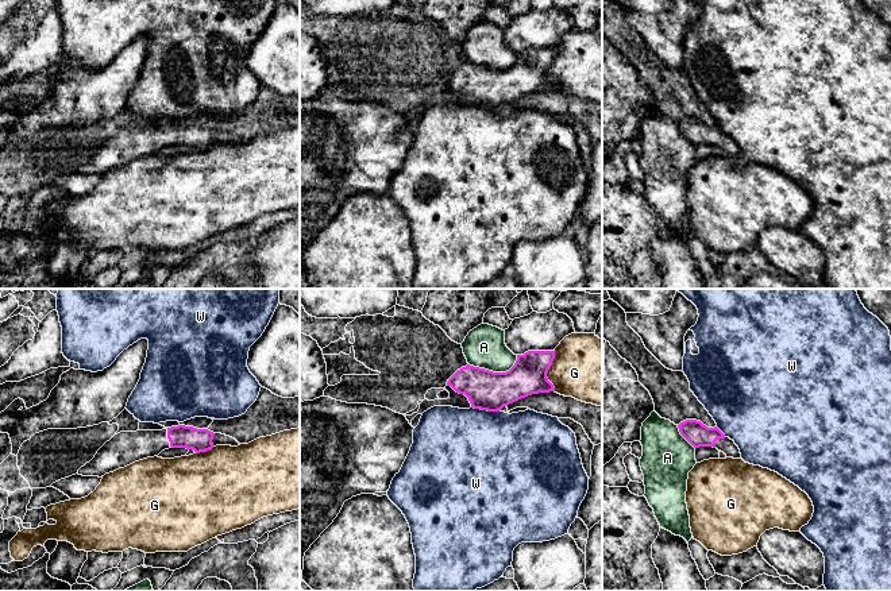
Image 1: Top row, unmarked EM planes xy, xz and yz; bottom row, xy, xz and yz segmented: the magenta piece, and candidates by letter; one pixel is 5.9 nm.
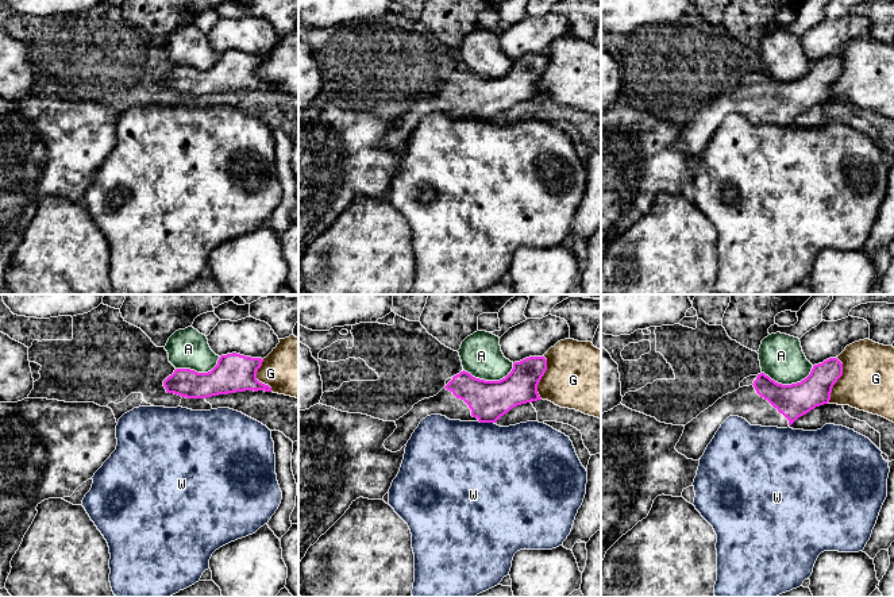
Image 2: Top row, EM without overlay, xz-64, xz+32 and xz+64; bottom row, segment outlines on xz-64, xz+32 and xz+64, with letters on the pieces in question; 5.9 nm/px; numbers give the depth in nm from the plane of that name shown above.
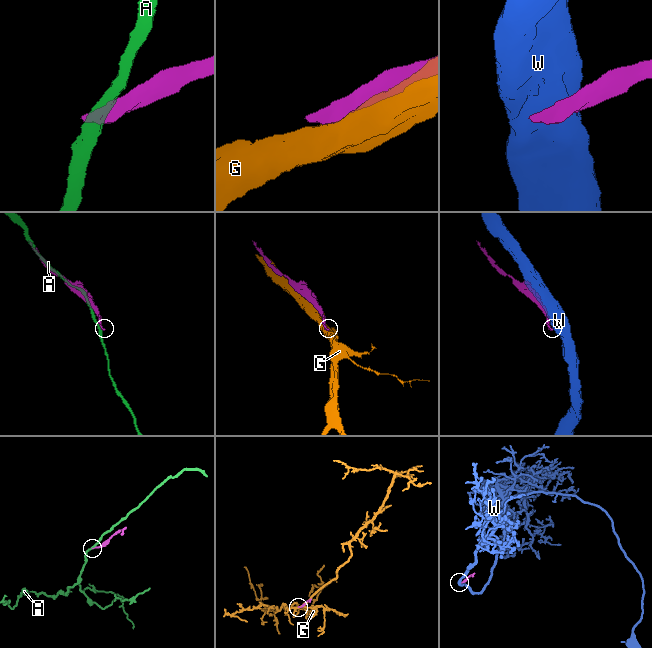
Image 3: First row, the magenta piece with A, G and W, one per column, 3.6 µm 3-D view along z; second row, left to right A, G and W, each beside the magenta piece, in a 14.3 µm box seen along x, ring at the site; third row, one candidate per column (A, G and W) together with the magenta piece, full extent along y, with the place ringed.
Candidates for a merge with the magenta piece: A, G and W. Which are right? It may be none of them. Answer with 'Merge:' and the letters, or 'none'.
Merge: none

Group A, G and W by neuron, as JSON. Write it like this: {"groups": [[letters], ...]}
{"groups": [["A"], ["G"], ["W"]]}

